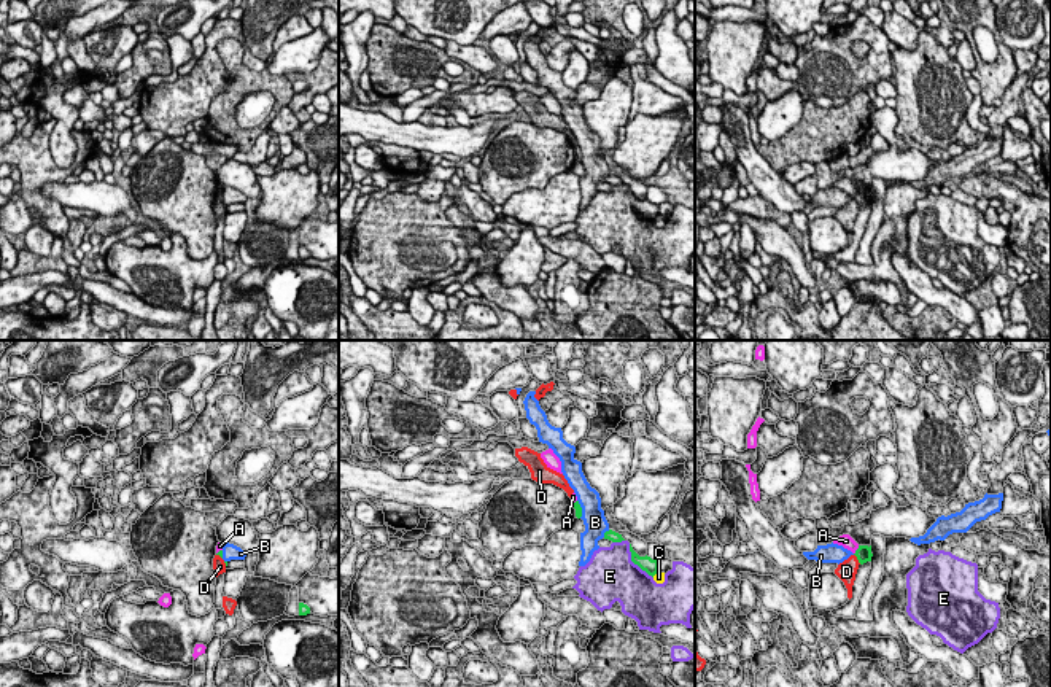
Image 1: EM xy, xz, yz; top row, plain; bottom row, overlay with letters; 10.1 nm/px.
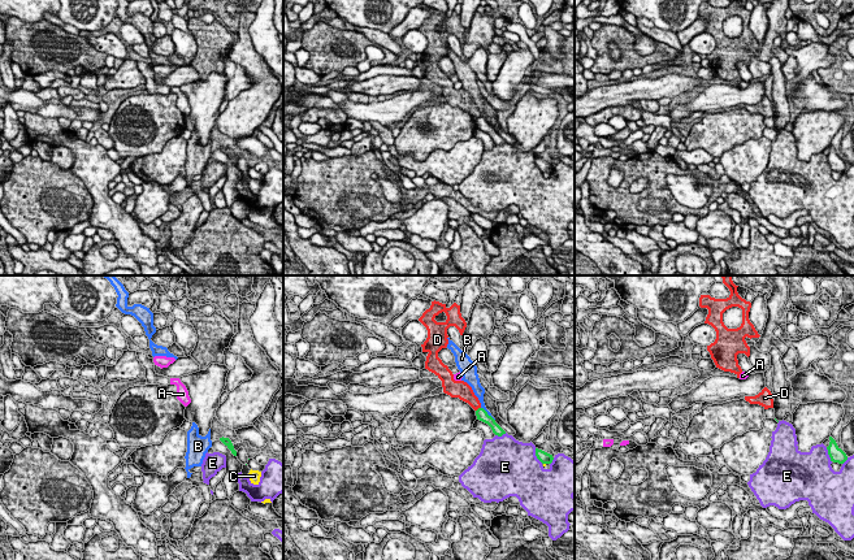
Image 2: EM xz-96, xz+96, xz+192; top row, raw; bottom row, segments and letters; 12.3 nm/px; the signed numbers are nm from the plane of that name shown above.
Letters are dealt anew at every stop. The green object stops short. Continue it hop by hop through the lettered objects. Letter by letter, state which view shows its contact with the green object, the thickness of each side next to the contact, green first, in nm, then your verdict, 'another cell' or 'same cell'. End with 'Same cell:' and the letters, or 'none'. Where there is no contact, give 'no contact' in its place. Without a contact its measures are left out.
A: meets green in yz; 160 nm thick on the green side, 140 nm on the other; another cell
B: meets green in xz; 100 nm thick on the green side, 240 nm on the other; another cell
C: meets green in xz; 160 nm thick on the green side, 120 nm on the other; another cell
D: meets green in yz; 160 nm thick on the green side, 200 nm on the other; another cell
E: meets green in xz; 160 nm thick on the green side, 480 nm on the other; another cell
Same cell: none

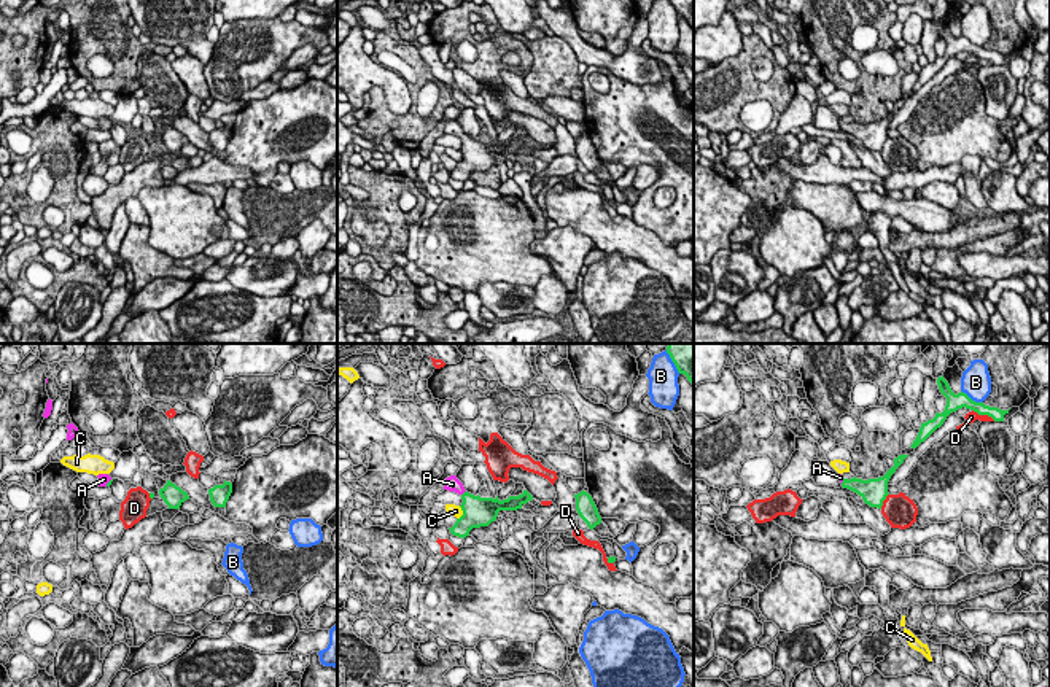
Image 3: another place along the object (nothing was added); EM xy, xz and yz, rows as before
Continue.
A: meets green in xz; 300 nm thick on the green side, 160 nm on the other; same cell
B: meets green in yz; 160 nm thick on the green side, 320 nm on the other; another cell
C: meets green in xz; 300 nm thick on the green side, 120 nm on the other; another cell
D: meets green in yz; 130 nm thick on the green side, 120 nm on the other; another cell
Same cell: A

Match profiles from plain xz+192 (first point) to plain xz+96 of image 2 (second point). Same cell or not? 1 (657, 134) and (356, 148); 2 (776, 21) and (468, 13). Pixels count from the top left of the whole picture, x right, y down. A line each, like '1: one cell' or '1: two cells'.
1: one cell
2: two cells

